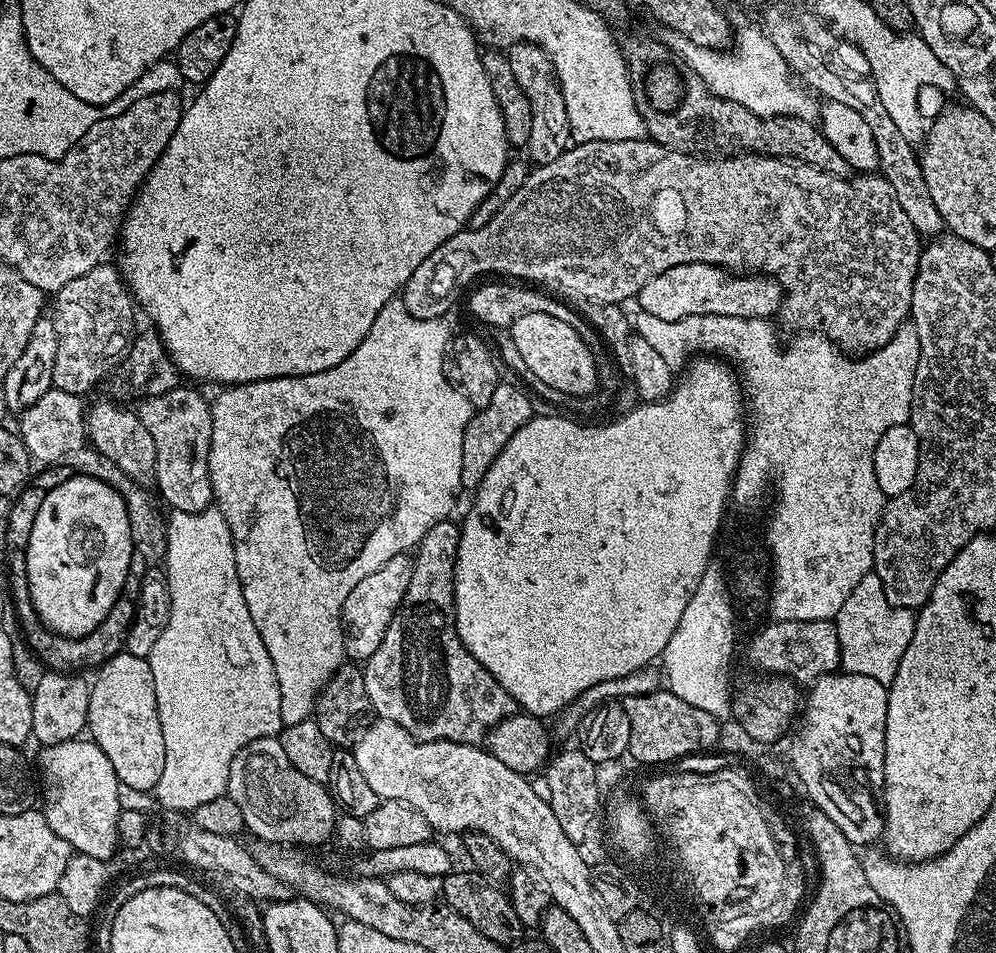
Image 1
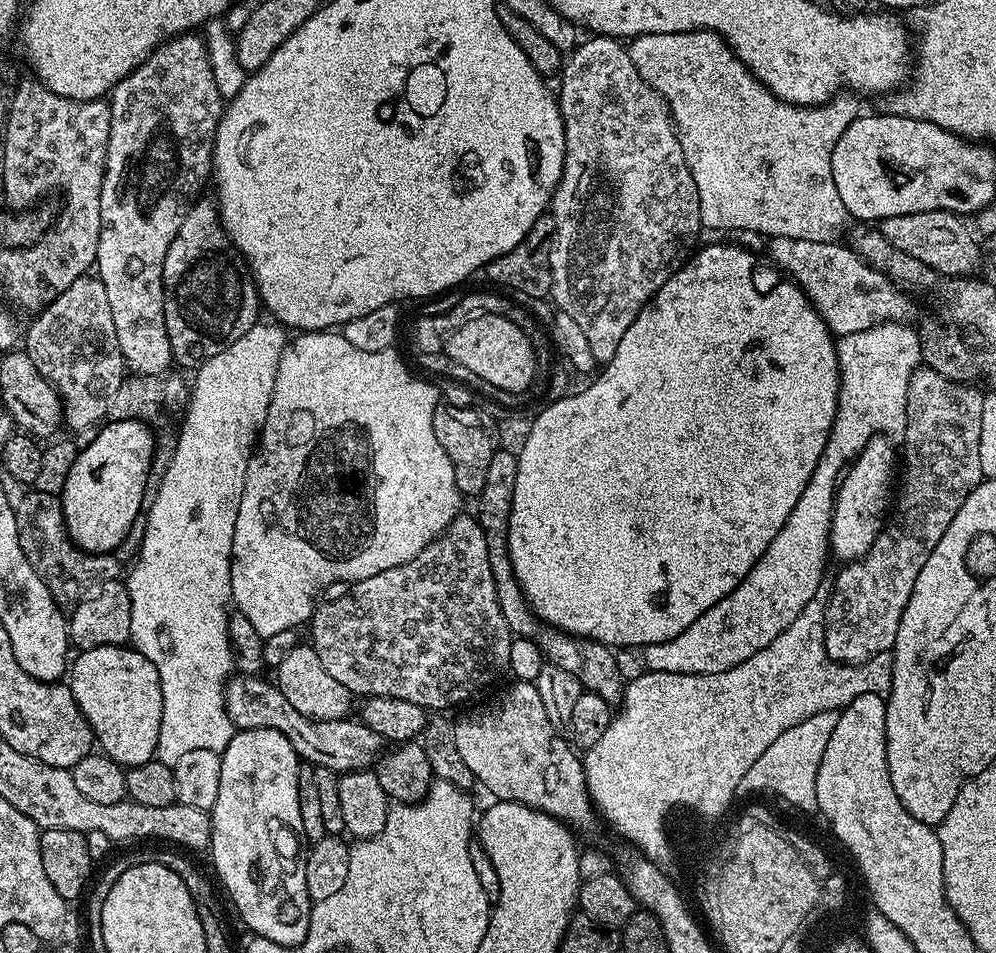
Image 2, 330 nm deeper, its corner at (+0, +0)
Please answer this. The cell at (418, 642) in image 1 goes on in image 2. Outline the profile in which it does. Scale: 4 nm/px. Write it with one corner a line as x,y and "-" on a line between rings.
472,514
455,516
446,526
446,530
437,540
430,542
410,562
402,562
402,566
394,566
390,570
382,570
373,576
367,576
365,580
357,580
351,585
349,592
336,596
319,605
313,611
310,621
312,637
310,643
318,654
318,662
326,669
326,674
342,682
346,690
350,690
353,697
367,698
369,696
389,696
390,698
402,698
406,702
414,702
426,710
432,708
452,708
463,700
479,694
483,688
488,688
499,676
508,676
510,669
510,650
514,639
510,626
506,626
506,618
502,618
502,609
498,607
498,593
494,591
494,574
490,574
490,558
486,554
486,534
482,530
479,520

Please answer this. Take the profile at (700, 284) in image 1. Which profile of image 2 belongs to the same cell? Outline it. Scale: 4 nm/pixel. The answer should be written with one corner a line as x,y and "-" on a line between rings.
774,236
767,244
769,258
808,295
833,337
858,334
858,330
870,330
879,324
911,321
913,297
858,258
847,243

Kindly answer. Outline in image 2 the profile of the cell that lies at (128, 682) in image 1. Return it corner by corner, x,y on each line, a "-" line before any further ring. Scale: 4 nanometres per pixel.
118,644
85,648
79,655
70,664
70,687
86,722
92,728
99,751
125,769
153,760
162,726
162,686
154,662
150,662
150,658
146,658
135,648

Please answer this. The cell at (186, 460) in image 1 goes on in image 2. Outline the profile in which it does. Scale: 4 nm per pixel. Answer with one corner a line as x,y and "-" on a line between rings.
181,34
164,41
130,75
122,78
122,82
118,82
110,93
110,138
100,203
102,230
94,268
102,286
106,286
106,299
110,302
110,314
114,314
118,346
129,373
159,376
173,367
164,317
166,250
170,250
170,242
174,242
190,202
203,193
200,191
204,183
209,183
212,143
224,106
225,101
220,99
218,85
214,83
214,70
210,70
208,47
200,34

